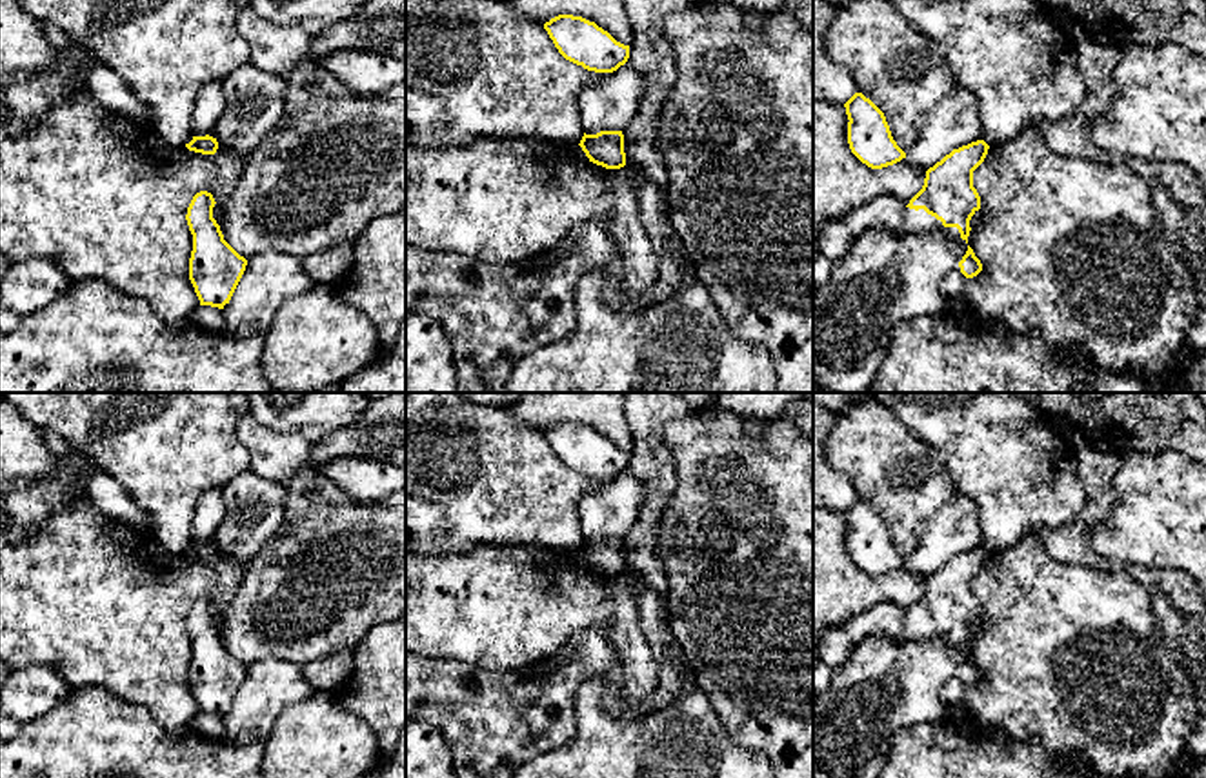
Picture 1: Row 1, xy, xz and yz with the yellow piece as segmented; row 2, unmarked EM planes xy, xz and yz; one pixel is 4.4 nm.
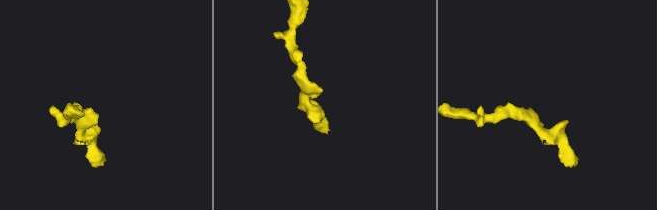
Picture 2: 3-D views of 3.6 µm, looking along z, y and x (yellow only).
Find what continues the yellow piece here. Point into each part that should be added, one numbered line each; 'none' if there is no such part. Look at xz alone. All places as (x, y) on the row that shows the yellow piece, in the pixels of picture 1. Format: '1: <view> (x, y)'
none

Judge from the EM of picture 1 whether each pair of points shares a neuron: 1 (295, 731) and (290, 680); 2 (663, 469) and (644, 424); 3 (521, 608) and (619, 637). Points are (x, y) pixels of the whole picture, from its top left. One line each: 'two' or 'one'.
1: two
2: one
3: one

